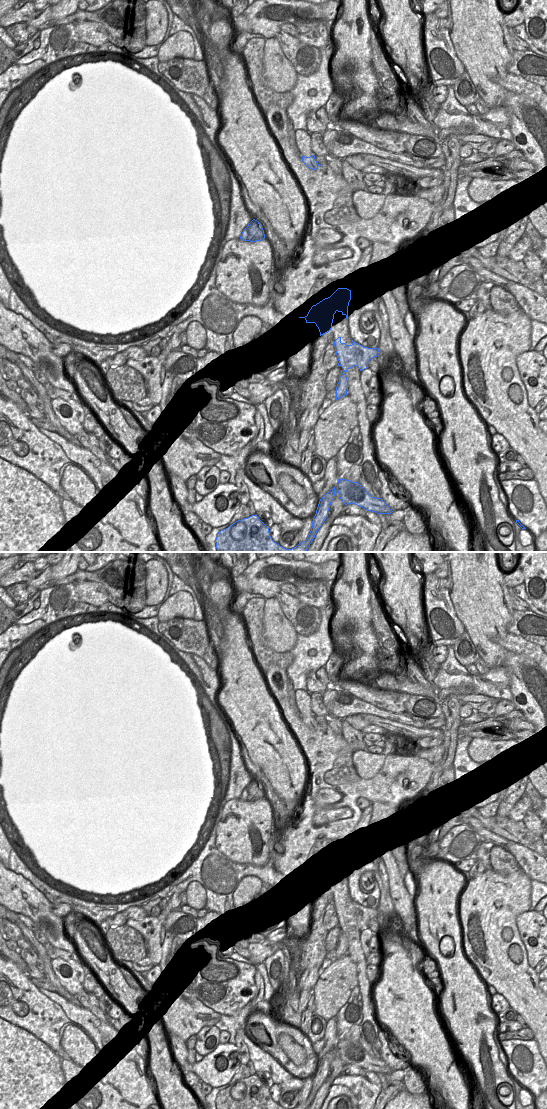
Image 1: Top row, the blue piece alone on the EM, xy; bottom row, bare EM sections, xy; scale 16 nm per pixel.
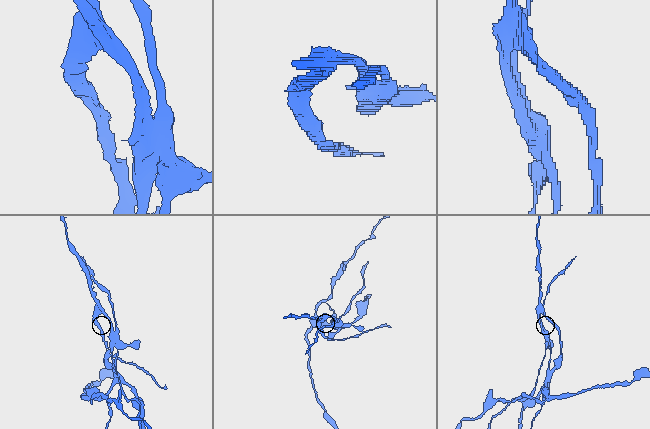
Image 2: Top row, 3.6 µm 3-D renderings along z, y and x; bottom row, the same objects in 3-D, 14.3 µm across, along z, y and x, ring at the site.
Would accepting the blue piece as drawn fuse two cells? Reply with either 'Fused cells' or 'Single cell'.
Fused cells

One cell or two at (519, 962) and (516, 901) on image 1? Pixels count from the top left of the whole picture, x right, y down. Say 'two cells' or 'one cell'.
one cell

